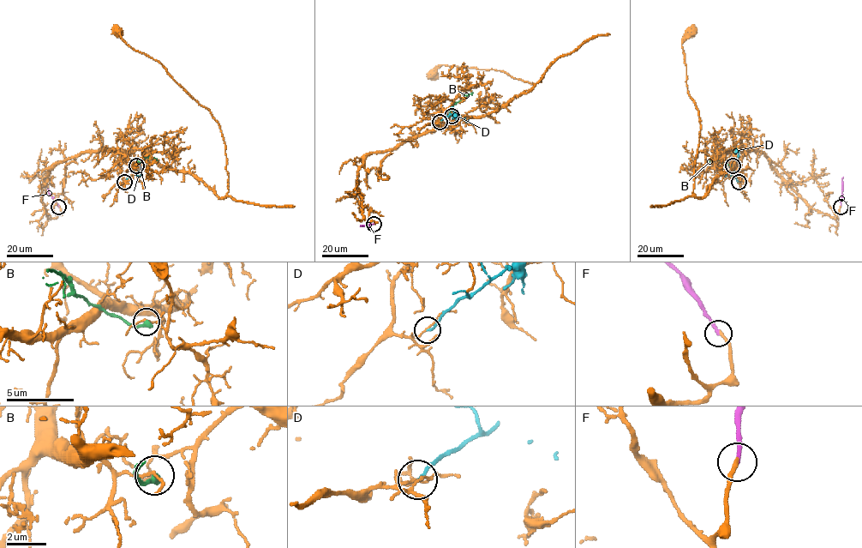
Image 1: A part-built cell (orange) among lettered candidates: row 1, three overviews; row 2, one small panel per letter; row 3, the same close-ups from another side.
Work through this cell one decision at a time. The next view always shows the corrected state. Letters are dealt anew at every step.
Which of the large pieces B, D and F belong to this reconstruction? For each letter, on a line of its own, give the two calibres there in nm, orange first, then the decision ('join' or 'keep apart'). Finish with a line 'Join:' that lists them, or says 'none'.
B: calibres 100 and 360 nm; keep apart
D: calibres 100 and 150 nm; keep apart
F: calibres 240 and 240 nm; join
Join: F

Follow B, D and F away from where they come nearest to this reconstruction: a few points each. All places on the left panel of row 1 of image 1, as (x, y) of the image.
B: (136, 165), (134, 165), (146, 157), (158, 161)
D: (124, 182), (148, 159), (150, 147)
F: (58, 207), (49, 192), (44, 177)

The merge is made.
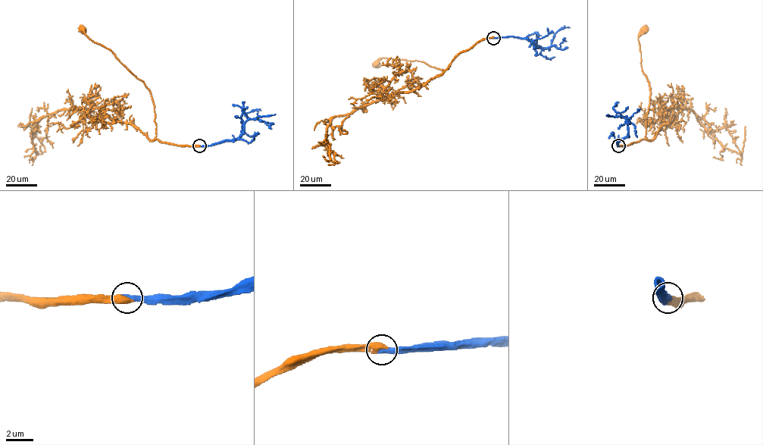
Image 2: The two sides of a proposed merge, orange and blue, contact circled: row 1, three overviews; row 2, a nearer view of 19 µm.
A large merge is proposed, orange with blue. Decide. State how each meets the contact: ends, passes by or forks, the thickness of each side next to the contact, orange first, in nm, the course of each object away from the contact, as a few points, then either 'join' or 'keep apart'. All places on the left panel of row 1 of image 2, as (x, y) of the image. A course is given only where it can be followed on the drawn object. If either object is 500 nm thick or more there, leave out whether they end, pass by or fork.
550/440 nm | orange via (199, 145), (175, 145), (162, 142), (155, 138), (154, 112), (150, 91), (111, 51), (91, 40), (84, 29) | blue via (199, 145), (235, 141), (248, 120), (276, 114) | join

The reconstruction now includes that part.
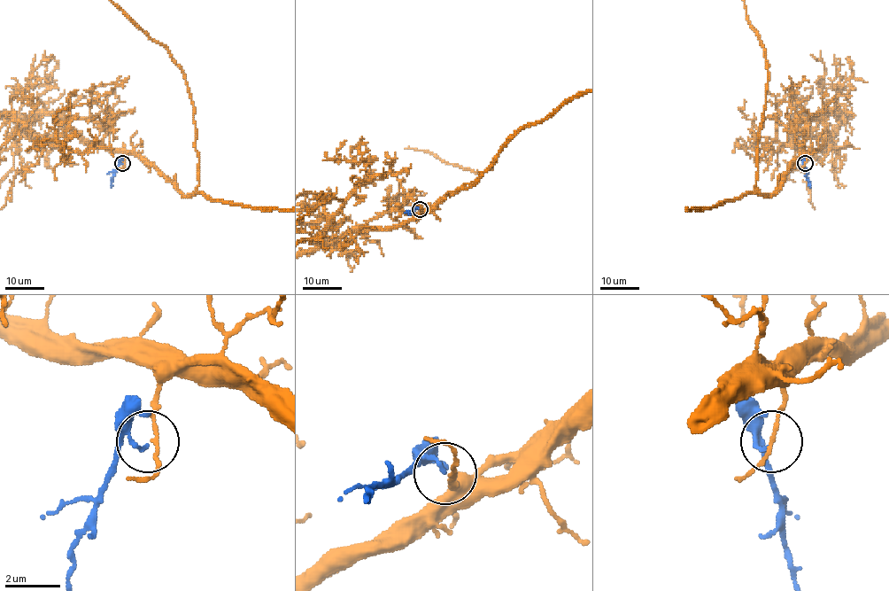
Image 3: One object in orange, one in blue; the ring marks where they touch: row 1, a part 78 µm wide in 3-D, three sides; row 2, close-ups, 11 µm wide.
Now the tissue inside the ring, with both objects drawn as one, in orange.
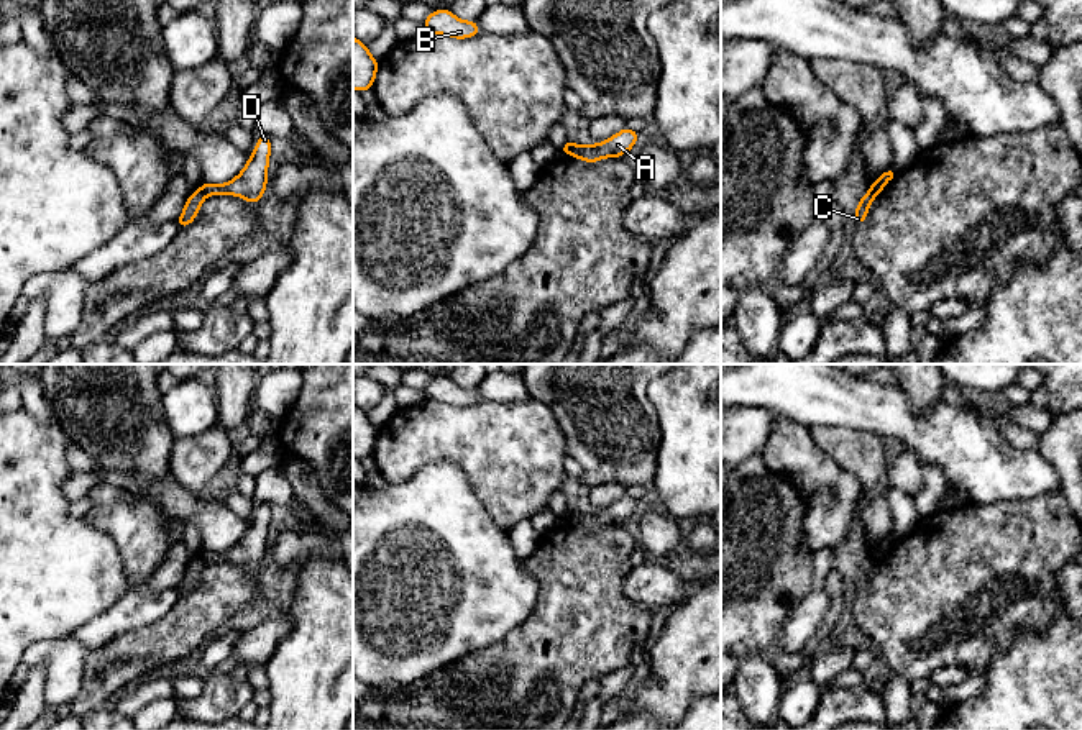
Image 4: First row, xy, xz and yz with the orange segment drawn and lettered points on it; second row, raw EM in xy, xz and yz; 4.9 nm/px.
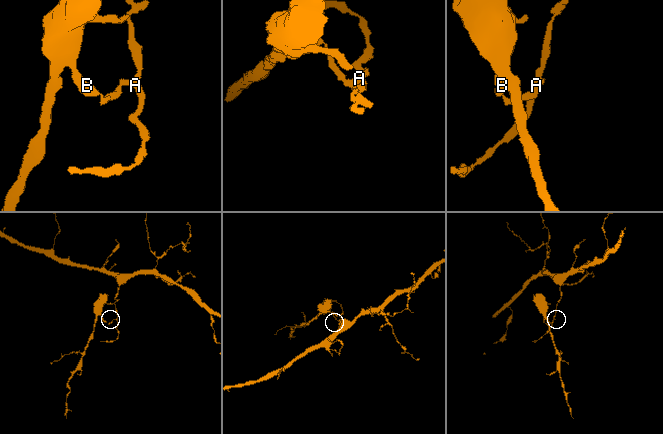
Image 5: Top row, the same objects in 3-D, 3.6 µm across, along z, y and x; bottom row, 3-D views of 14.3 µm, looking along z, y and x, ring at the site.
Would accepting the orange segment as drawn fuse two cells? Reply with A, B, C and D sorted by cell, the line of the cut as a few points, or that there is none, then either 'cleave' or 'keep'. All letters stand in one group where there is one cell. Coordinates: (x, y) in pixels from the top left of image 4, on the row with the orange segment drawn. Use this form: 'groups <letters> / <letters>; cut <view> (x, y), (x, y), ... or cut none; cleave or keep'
groups A D / B C; cut xy (199, 189), (206, 196); cleave

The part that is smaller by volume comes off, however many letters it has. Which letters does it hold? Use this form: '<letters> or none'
B, C

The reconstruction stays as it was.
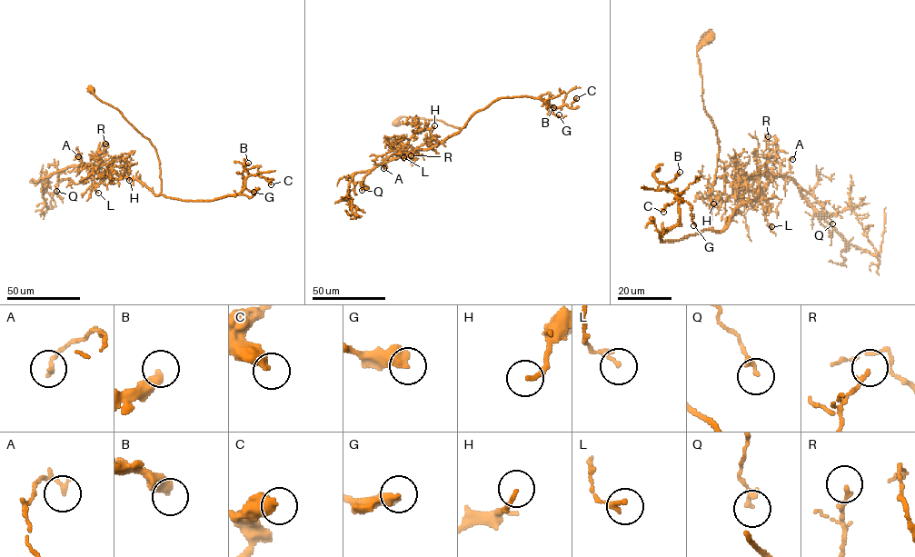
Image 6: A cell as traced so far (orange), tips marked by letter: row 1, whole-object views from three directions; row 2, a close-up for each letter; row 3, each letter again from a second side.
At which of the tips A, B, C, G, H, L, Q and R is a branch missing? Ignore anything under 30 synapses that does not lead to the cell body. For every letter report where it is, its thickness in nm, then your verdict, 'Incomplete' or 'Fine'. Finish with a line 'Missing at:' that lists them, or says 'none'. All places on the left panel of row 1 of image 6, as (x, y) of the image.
A: Place: (78, 156). Thickness 180 nm. Fine
B: Place: (248, 163). Thickness 400 nm. Incomplete
C: Place: (271, 184). Thickness 460 nm. Fine
G: Place: (253, 192). Thickness 460 nm. Incomplete
H: Place: (129, 180). Thickness 170 nm. Fine
L: Place: (98, 193). Thickness 200 nm. Fine
Q: Place: (56, 191). Thickness 190 nm. Fine
R: Place: (105, 144). Thickness 170 nm. Fine
Missing at: B, G

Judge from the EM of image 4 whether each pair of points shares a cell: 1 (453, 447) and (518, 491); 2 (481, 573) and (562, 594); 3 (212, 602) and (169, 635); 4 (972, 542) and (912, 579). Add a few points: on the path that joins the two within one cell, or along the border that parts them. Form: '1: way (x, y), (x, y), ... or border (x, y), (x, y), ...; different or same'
1: way (470, 447), (501, 474); same
2: border (524, 560), (537, 581), (537, 601), (522, 624); different
3: way (202, 612), (179, 634); same
4: way (958, 556), (935, 579), (926, 579); same

